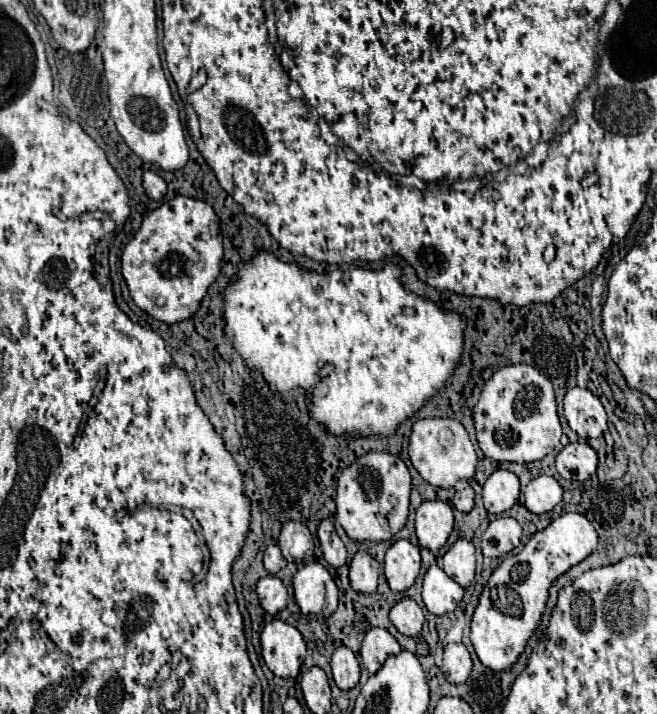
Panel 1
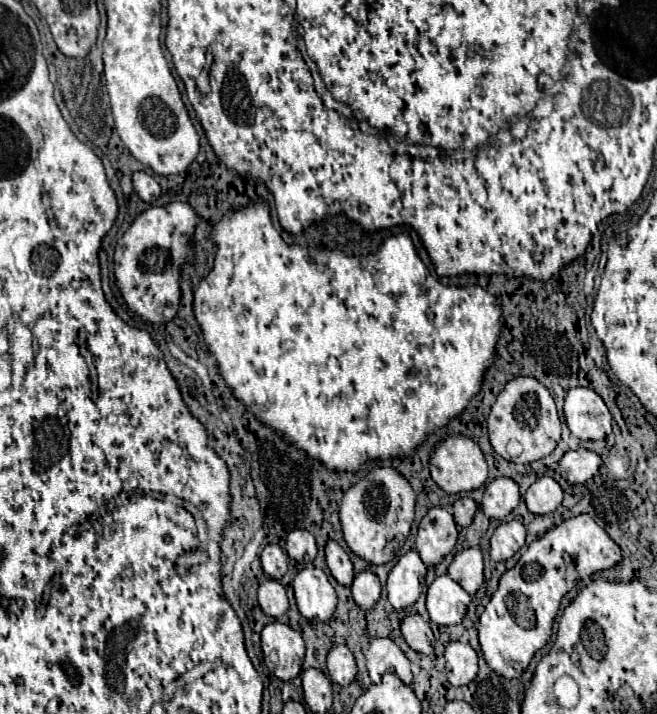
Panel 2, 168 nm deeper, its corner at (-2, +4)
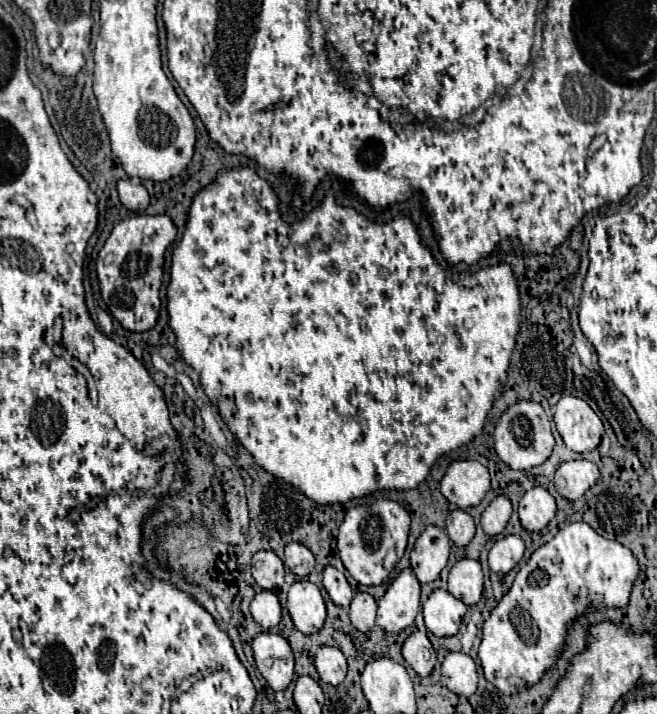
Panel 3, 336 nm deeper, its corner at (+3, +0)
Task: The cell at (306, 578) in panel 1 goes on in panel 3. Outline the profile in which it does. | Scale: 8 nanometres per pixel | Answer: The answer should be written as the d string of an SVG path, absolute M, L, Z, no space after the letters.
M297 579L289 587L287 597L287 609L295 627L305 635L317 633L325 623L325 601L319 587L309 579Z

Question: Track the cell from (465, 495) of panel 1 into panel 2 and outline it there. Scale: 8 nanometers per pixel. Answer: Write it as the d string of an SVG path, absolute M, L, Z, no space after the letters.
M460 497L454 505L452 505L452 515L454 515L454 521L458 527L468 527L474 519L474 513L476 513L478 505L470 499L470 497Z

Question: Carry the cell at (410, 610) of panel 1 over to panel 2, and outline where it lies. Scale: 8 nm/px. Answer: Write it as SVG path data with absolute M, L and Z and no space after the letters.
M410 615L402 621L402 635L410 649L414 649L420 655L432 655L434 653L434 637L430 631L430 625L420 615Z

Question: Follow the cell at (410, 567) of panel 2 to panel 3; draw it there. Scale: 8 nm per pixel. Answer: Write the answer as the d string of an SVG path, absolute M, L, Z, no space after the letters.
M407 567L397 573L397 577L387 587L385 595L379 599L377 625L387 633L399 633L407 629L419 611L421 585L413 569Z

